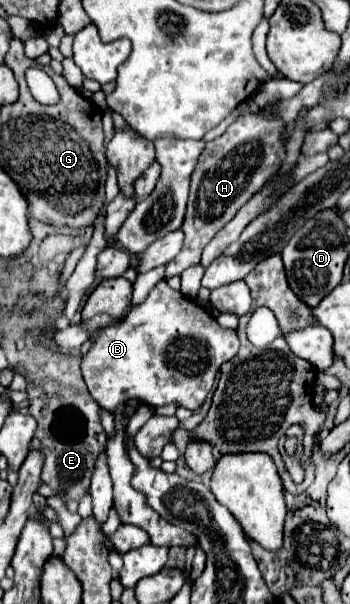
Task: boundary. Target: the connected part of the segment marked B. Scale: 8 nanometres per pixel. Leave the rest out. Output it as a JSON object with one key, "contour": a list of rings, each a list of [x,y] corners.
{"contour":[[[163,280],[123,322],[101,330],[91,340],[91,350],[81,358],[83,380],[93,400],[111,412],[131,398],[151,406],[179,402],[195,412],[213,388],[221,364],[239,350],[235,330],[221,328],[203,306],[171,290]]]}

